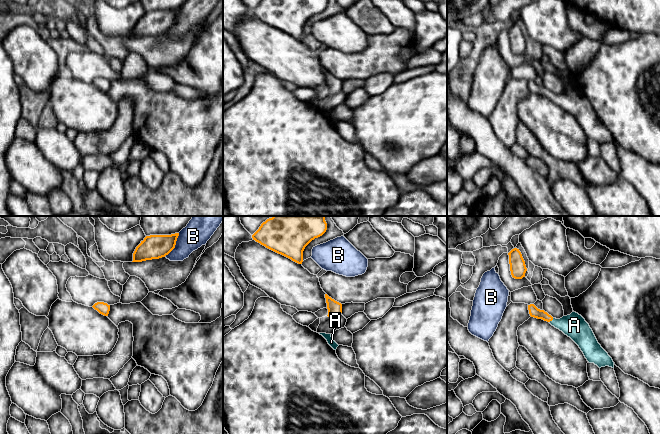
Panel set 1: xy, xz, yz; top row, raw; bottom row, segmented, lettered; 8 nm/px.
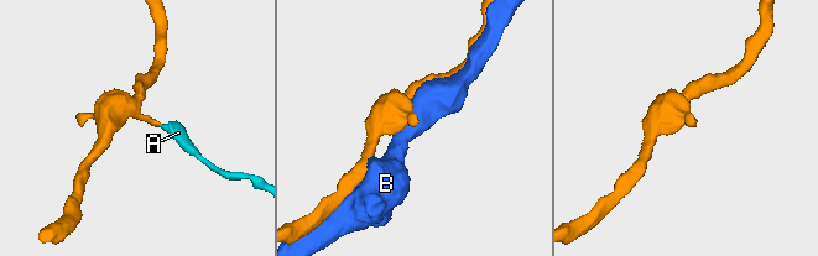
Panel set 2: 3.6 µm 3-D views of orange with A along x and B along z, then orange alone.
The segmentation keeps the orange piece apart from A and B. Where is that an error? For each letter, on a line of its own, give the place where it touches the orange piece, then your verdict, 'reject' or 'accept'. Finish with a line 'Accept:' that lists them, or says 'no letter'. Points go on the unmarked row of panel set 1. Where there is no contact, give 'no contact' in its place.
A: contact yz (551, 96); accept
B: contact xy (175, 20); reject
Accept: A

